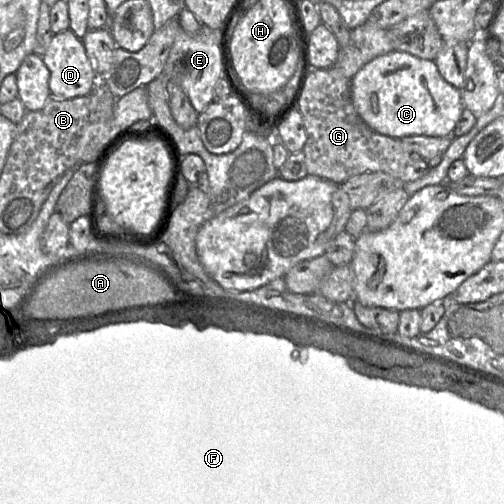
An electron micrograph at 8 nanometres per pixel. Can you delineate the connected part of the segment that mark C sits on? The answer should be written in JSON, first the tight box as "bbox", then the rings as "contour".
{"bbox":[351,50,464,138],"contour":[[[393,50],[365,64],[351,79],[351,99],[361,119],[392,138],[453,135],[464,109],[460,90],[440,74],[436,63]]]}

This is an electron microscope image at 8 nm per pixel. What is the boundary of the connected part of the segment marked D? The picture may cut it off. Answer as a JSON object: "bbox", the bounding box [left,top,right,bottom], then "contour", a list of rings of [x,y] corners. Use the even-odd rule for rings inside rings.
{"bbox":[43,29,98,100],"contour":[[[70,29],[54,35],[43,59],[50,70],[49,87],[52,96],[57,99],[67,100],[88,95],[98,83],[97,74],[82,40]]]}

